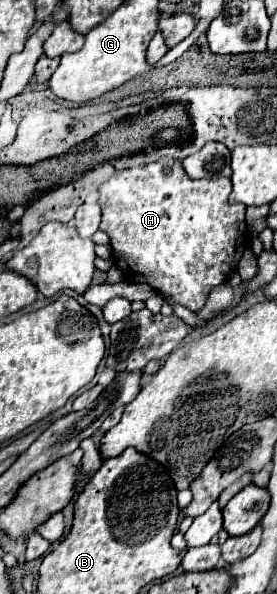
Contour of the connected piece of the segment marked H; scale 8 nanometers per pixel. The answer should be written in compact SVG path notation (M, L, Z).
M160 158L152 164L144 164L144 166L136 166L136 168L128 168L128 170L120 170L116 172L108 182L104 182L100 186L100 206L102 206L102 224L100 230L104 230L110 236L110 246L114 250L114 262L122 268L124 272L124 280L126 282L144 282L148 286L152 286L158 292L170 294L178 304L190 308L192 312L200 310L200 306L204 306L206 298L208 298L208 290L212 290L212 286L218 286L220 282L226 282L230 278L230 274L236 272L238 260L242 258L242 252L248 246L248 234L246 234L246 222L244 222L244 204L230 204L228 196L230 196L230 178L214 178L214 180L192 180L184 174L184 168L178 160L174 158Z

